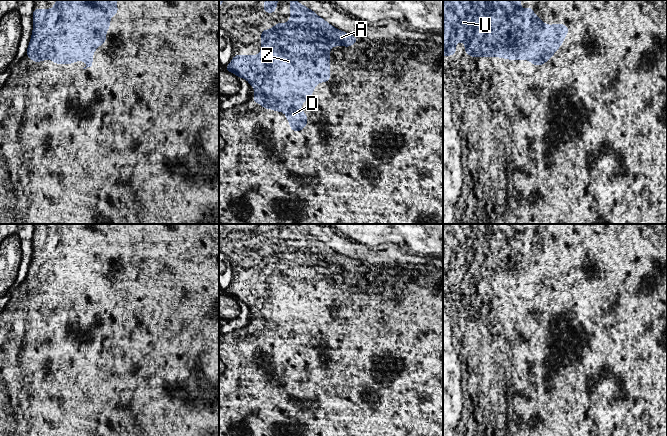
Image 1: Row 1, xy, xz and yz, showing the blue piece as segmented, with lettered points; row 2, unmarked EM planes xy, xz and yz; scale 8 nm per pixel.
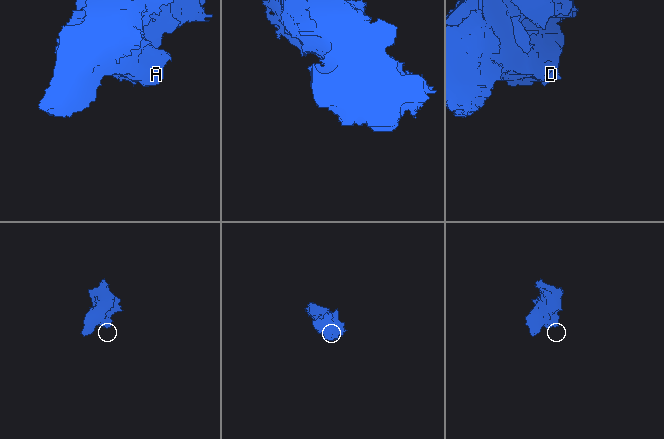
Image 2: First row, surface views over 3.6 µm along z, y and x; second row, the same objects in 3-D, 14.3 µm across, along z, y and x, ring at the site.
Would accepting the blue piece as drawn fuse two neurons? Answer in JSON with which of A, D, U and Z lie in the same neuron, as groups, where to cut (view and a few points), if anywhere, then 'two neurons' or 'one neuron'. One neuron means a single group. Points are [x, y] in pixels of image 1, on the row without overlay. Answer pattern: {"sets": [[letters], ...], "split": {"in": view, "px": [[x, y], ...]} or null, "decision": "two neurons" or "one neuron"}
{"sets": [["A", "U", "Z"], ["D"]], "split": {"in": "yz", "px": [[567, 252], [544, 262], [547, 274], [521, 274], [518, 282]]}, "decision": "two neurons"}

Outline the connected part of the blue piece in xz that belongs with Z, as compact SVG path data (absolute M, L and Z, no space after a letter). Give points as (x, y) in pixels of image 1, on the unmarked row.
M290 224L290 245L276 247L272 253L261 255L261 277L234 279L225 293L239 302L279 300L281 309L288 311L294 327L301 330L305 324L310 323L318 307L330 305L330 272L350 271L356 266L357 261L354 259L336 253L305 229Z

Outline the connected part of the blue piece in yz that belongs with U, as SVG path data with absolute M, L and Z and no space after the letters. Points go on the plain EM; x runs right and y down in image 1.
M443 224L443 280L454 279L457 276L455 270L461 264L469 280L520 284L520 275L548 275L550 271L544 262L558 261L560 255L567 253L564 248L546 249L534 238L532 230L522 233L521 224Z

